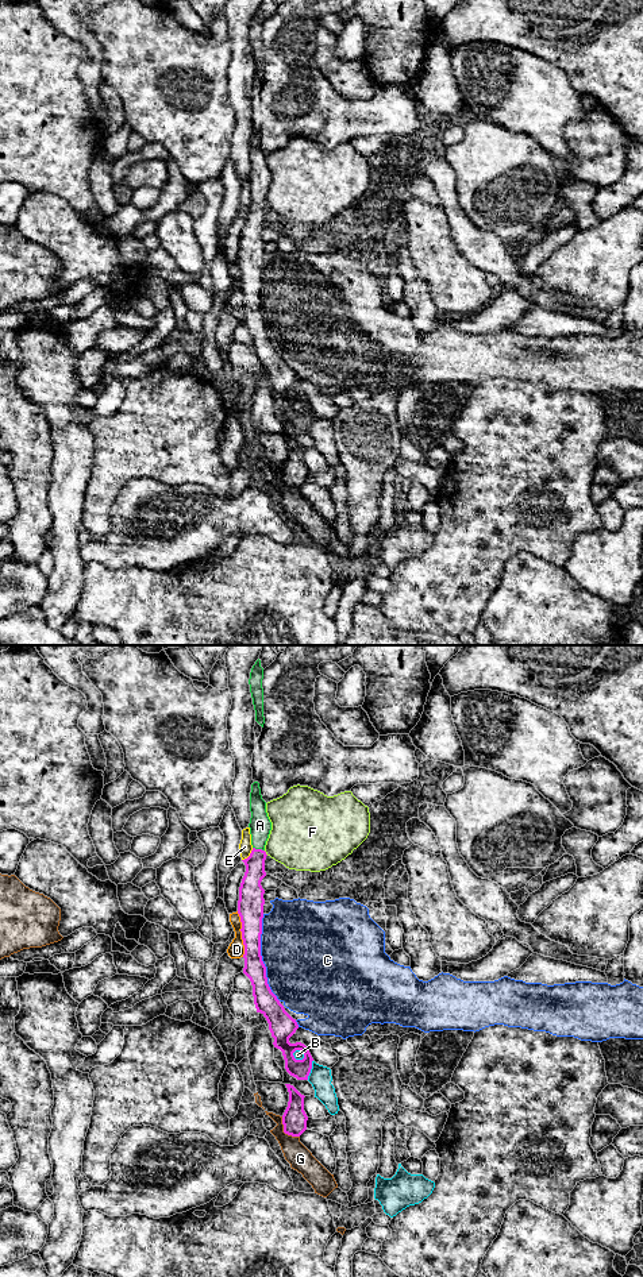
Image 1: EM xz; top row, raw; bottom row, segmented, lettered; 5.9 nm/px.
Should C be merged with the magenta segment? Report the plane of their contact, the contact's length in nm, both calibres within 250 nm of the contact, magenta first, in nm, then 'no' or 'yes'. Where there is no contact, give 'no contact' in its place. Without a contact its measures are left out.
meets magenta in xz; contact 550 nm long; 130 nm thick on the magenta side, 500 nm on the other; no

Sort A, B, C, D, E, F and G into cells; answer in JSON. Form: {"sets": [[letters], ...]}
{"sets": [["A"], ["B"], ["C"], ["D"], ["E"], ["F"], ["G"]]}

